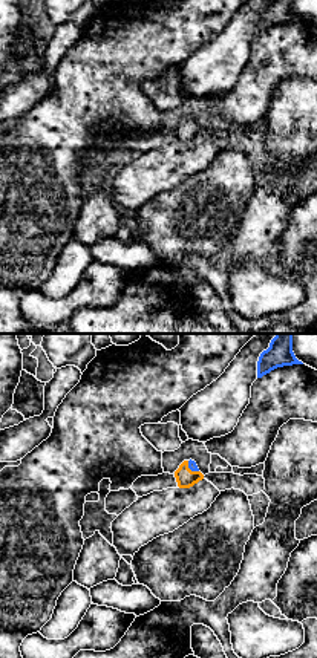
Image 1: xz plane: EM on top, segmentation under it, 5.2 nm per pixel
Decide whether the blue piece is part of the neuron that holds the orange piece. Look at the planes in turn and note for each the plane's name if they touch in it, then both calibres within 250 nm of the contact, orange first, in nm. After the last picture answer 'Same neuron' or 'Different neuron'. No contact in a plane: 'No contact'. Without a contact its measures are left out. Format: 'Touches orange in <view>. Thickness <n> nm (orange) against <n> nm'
Touches orange in xz. Thickness 100 nm (orange) against 50 nm

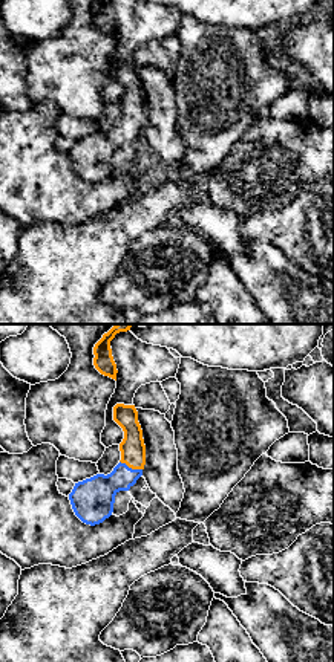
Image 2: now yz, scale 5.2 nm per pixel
Touches orange in yz. Thickness 130 nm (orange) against 220 nm

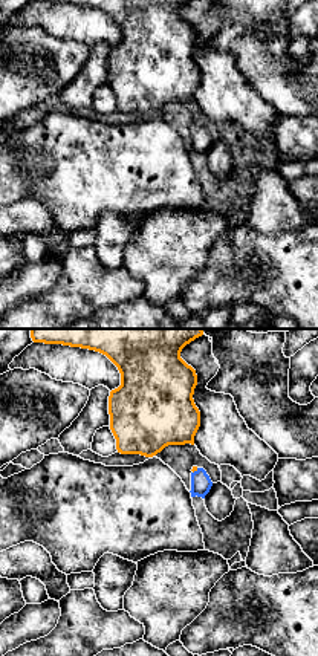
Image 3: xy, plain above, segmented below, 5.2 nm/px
Touches orange in xy. Thickness 30 nm (orange) against 110 nm

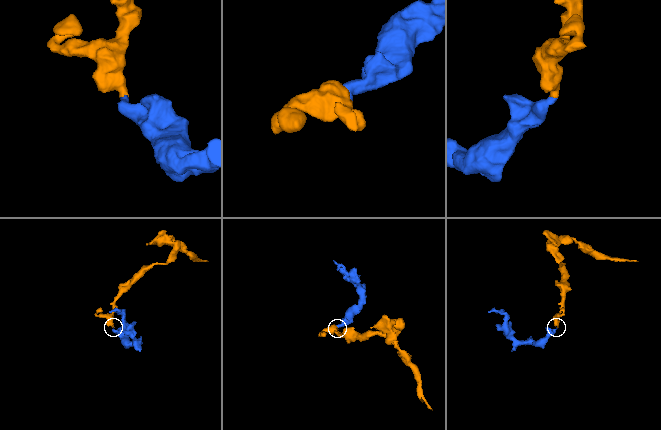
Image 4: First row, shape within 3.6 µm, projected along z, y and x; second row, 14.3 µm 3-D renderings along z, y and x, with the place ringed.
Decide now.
Same neuron

